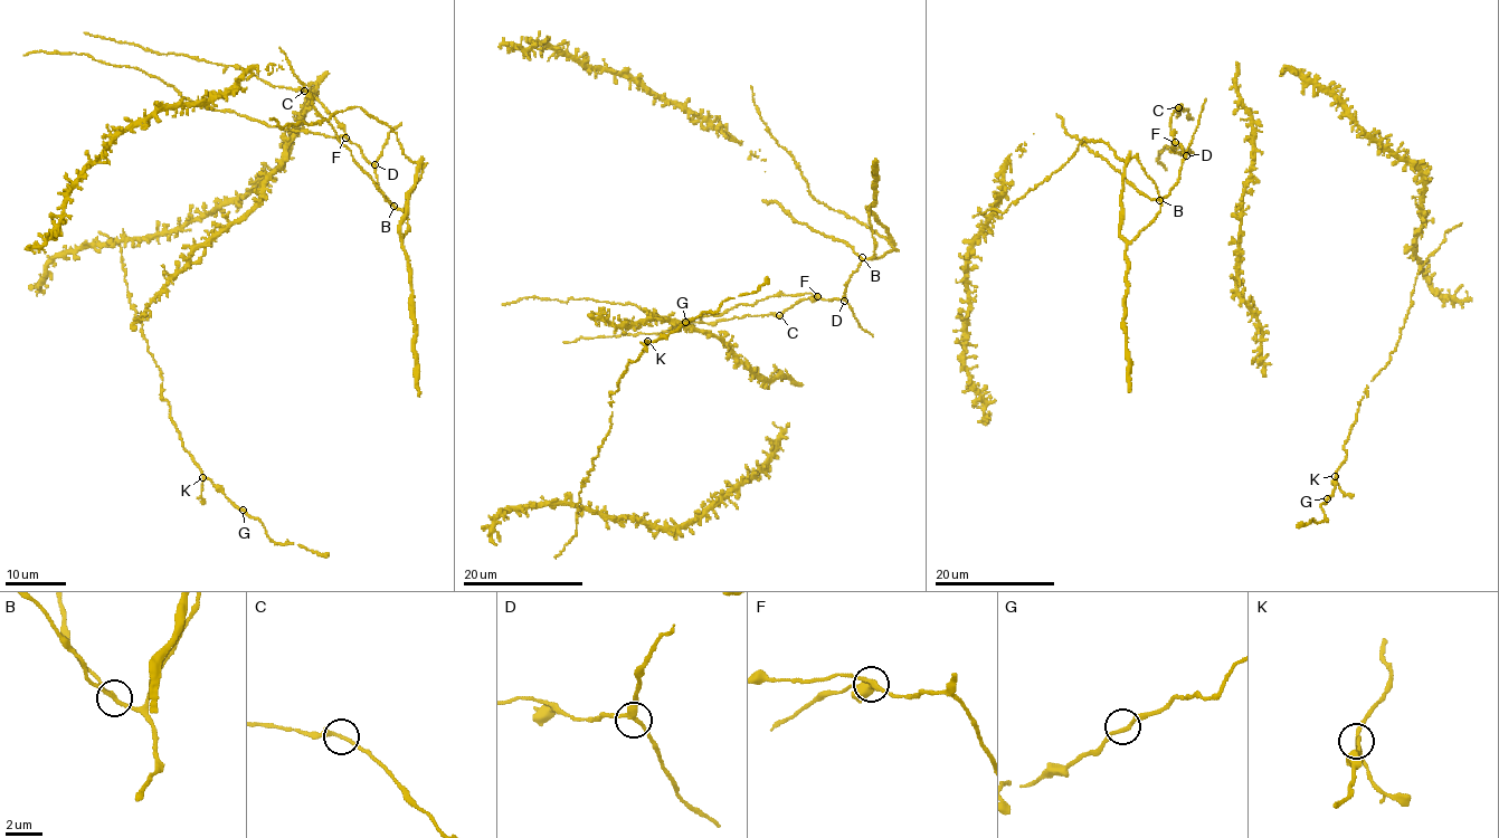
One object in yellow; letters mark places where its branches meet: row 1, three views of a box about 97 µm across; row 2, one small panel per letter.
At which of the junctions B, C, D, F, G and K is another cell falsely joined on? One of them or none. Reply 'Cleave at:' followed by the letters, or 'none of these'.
Cleave at: K

